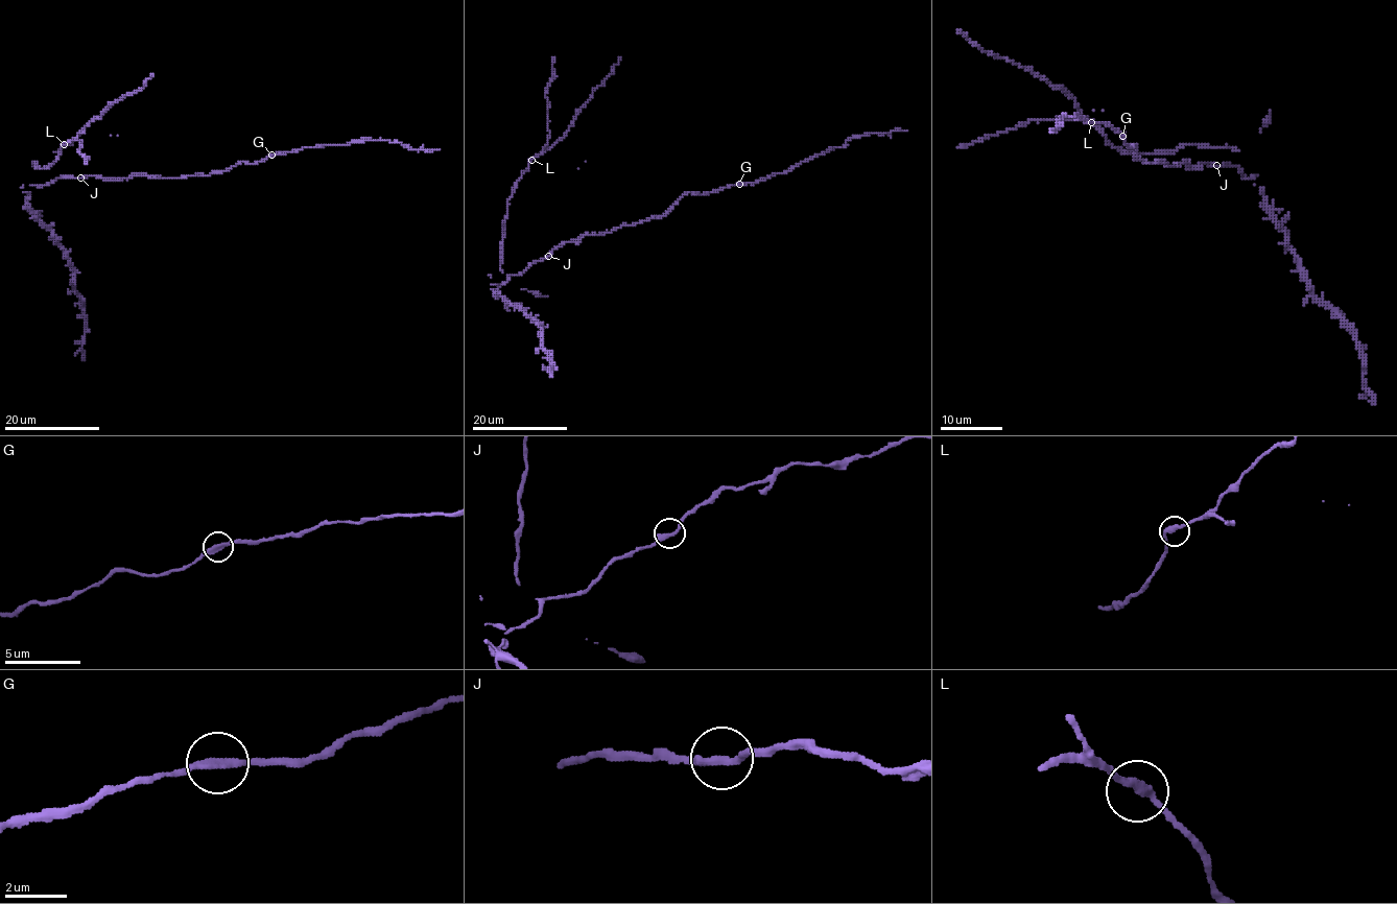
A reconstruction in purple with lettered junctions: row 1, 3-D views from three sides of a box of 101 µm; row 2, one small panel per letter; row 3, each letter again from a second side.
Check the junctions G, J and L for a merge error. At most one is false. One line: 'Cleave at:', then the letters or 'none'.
Cleave at: none

